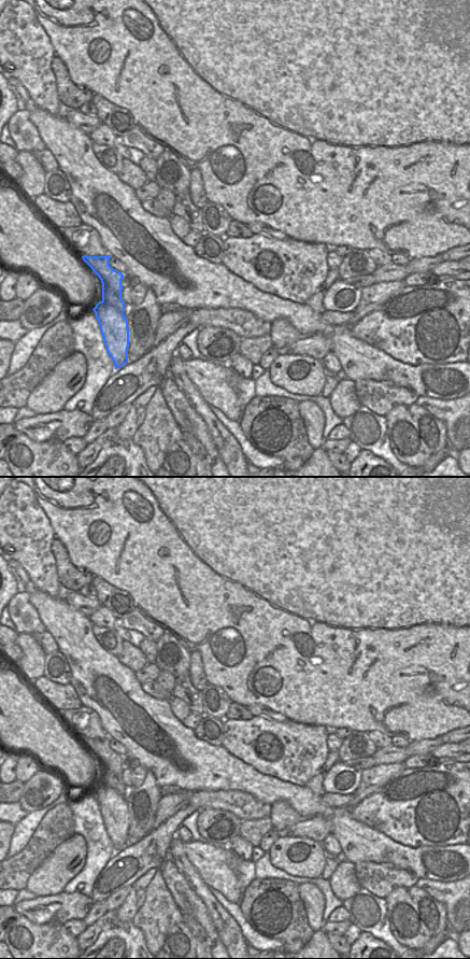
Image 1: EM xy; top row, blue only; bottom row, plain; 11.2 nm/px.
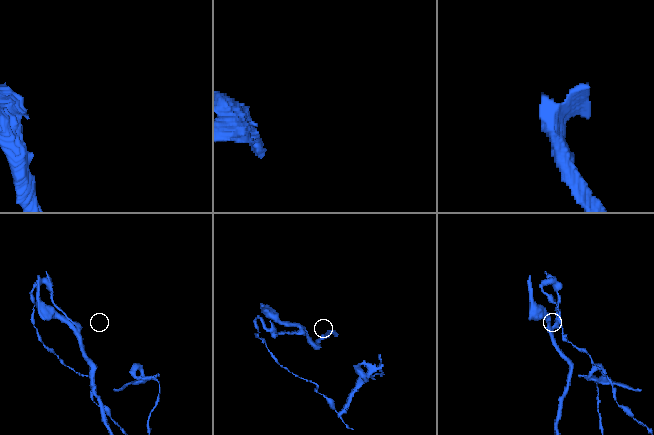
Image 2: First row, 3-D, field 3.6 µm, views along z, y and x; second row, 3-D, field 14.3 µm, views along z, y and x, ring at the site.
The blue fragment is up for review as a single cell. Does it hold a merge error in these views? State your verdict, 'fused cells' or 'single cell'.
fused cells

